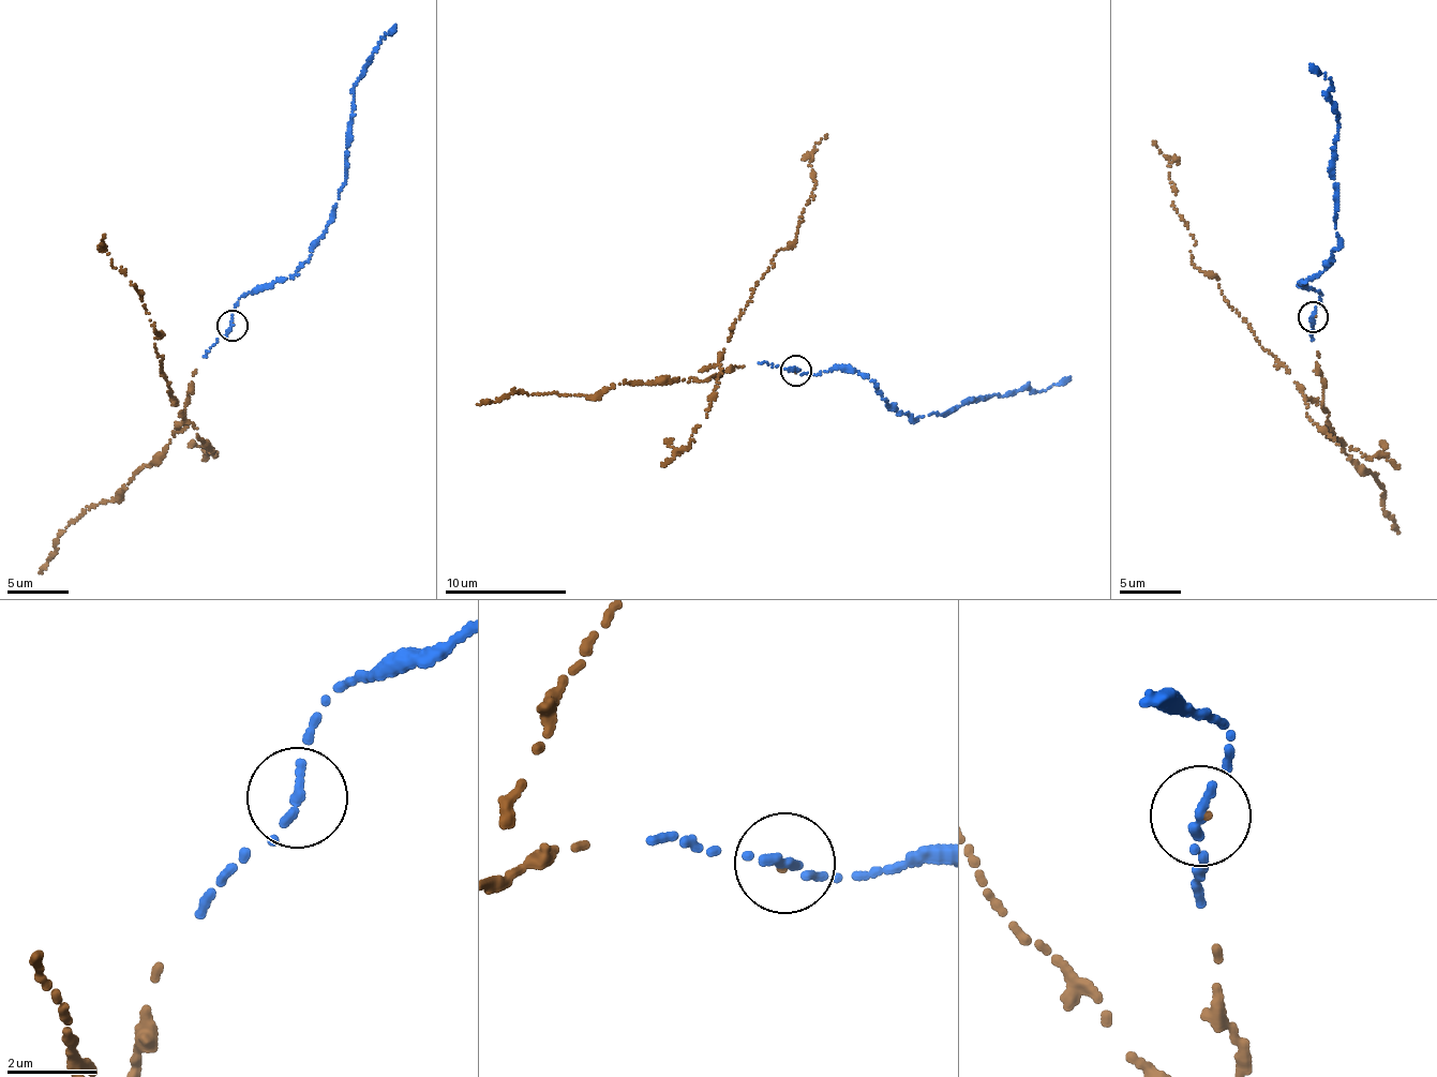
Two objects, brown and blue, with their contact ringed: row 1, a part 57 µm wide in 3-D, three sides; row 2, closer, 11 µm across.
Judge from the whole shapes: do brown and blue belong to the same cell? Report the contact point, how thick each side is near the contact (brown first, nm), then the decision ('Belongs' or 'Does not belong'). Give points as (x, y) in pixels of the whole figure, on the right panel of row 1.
Place: (1313, 316). Thickness 70 nm (brown) against 280 nm. Belongs

